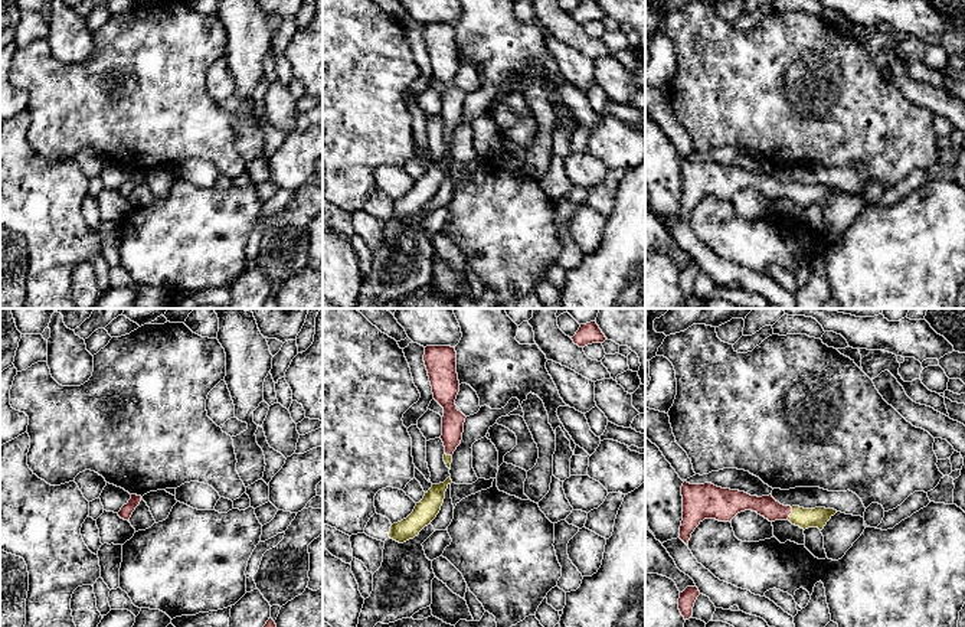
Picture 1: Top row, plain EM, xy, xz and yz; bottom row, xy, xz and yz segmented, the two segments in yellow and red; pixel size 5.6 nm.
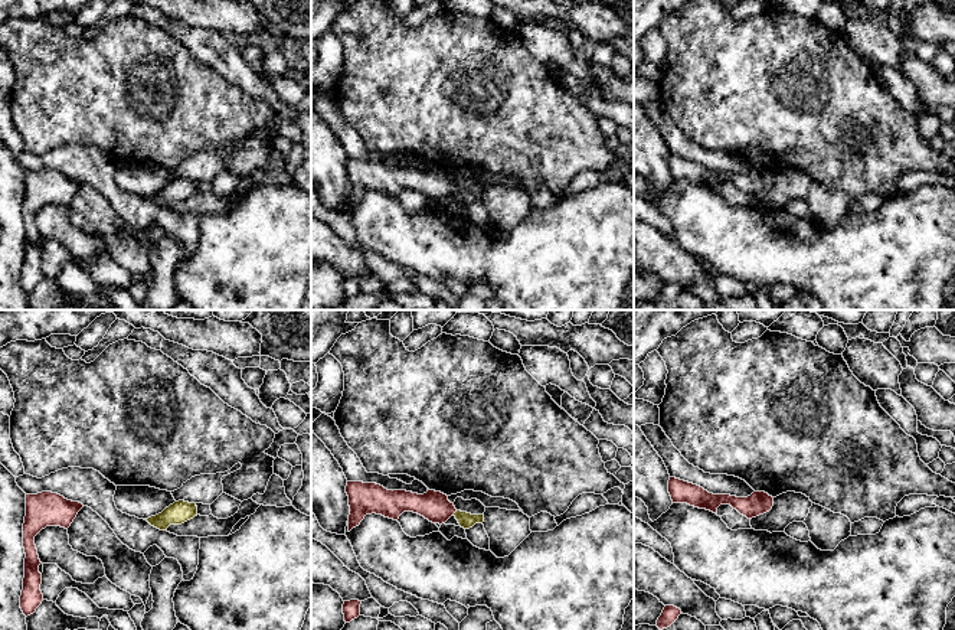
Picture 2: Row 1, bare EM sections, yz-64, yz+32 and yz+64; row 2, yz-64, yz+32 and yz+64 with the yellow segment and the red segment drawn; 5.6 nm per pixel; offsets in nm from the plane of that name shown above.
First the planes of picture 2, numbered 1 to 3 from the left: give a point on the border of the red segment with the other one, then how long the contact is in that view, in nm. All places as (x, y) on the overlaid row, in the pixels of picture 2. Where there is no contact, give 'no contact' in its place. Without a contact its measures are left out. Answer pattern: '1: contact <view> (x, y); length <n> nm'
1: no contact
2: contact yz+32 (454, 513); length 40 nm
3: no contact

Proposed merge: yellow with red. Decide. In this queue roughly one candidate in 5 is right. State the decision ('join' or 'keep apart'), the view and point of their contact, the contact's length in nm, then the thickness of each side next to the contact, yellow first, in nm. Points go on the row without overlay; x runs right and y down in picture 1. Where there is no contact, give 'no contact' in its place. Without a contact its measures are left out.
join; contact yz (791, 190); length 80 nm; calibres 110 and 120 nm

